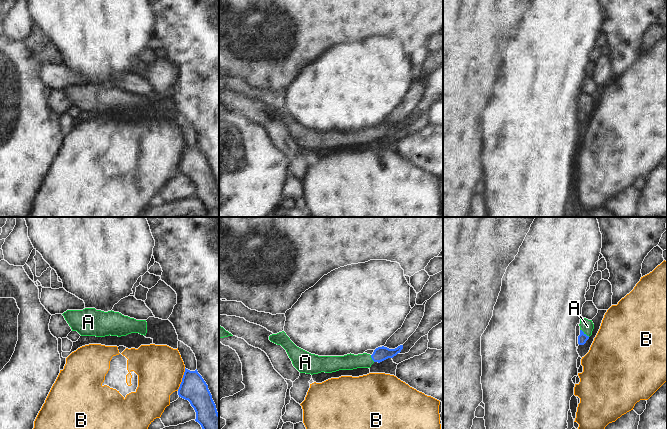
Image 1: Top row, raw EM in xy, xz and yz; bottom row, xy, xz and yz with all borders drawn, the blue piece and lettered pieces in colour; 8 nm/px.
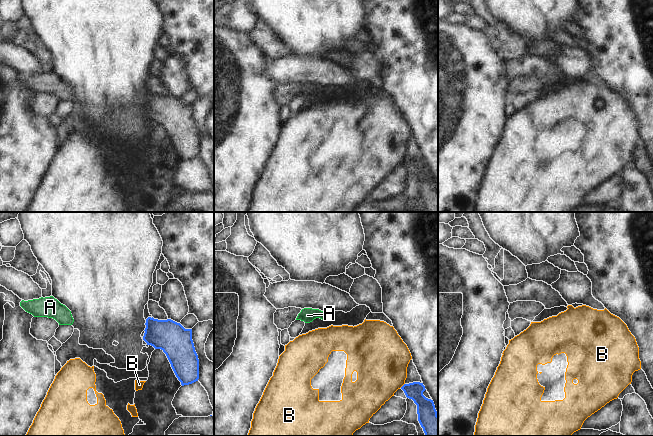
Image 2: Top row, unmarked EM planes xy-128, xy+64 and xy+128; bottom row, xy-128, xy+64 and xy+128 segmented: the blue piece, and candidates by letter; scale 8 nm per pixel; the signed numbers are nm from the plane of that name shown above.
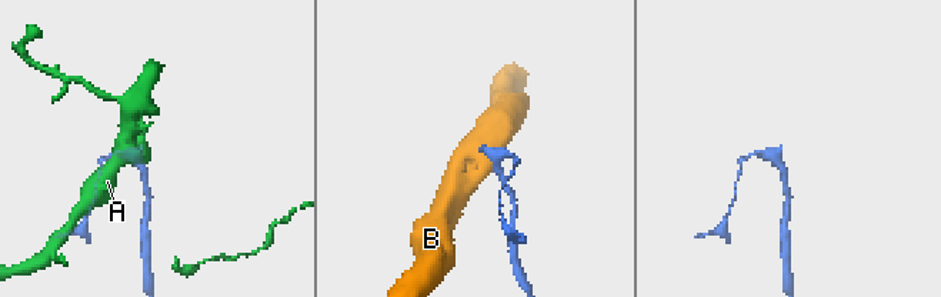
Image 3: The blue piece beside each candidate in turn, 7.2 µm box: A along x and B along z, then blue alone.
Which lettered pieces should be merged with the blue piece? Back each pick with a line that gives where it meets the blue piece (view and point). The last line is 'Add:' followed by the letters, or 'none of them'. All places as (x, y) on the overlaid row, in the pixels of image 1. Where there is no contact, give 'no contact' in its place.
A: meets blue in yz at (585, 334)
Add: A

